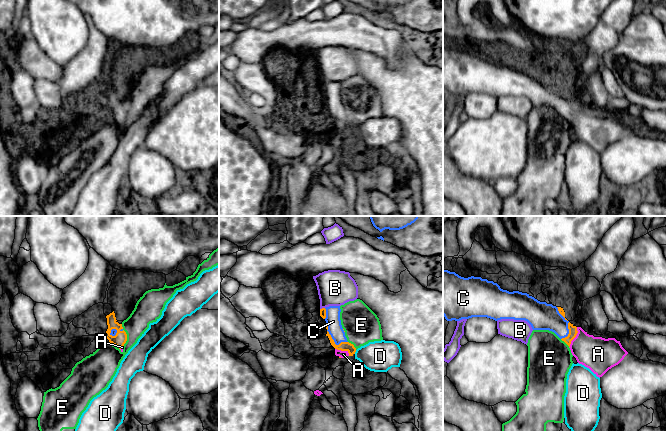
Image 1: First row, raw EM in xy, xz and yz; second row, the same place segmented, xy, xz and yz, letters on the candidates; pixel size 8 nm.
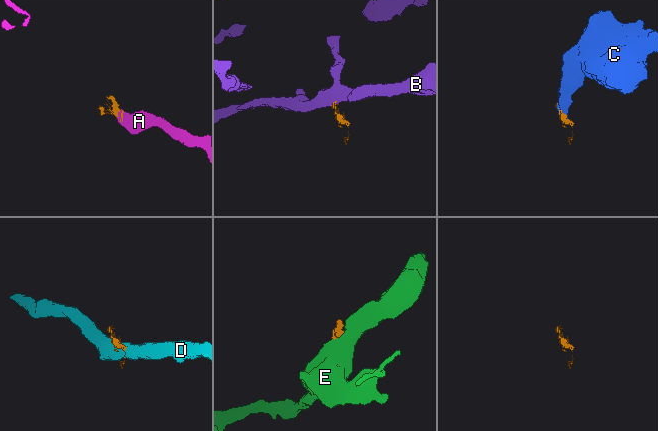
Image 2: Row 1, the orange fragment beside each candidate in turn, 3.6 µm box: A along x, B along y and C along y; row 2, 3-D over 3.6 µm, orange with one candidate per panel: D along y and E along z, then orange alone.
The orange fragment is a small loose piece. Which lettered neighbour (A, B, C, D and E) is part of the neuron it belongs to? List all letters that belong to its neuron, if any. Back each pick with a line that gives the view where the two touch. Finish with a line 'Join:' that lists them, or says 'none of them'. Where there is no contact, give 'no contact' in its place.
A: meets orange in yz
C: meets orange in yz
Join: A, C

